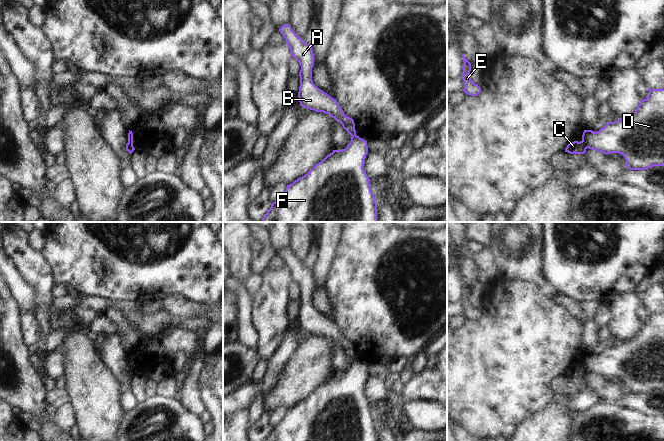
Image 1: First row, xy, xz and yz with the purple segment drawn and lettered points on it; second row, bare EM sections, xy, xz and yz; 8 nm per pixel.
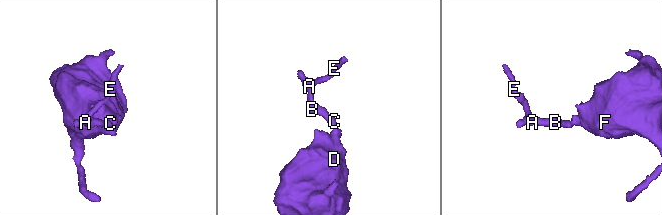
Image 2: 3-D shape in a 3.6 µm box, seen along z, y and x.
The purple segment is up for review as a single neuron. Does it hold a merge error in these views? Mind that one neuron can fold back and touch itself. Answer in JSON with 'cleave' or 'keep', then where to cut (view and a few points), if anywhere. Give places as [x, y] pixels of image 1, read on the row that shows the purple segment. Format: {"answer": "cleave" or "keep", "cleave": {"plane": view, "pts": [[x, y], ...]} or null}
{"answer": "cleave", "cleave": {"plane": "yz", "pts": [[581, 141], [586, 148]]}}

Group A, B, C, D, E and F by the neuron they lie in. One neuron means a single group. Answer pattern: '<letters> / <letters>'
A B C E / D F

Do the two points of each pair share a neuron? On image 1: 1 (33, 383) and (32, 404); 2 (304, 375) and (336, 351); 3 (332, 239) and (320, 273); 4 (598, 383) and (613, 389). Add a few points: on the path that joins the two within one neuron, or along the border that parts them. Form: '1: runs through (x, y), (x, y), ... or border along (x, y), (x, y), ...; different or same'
1: runs through (32, 388), (32, 399); same
2: border along (331, 342), (330, 366), (333, 371); different
3: runs through (326, 247), (324, 260), (321, 265); same
4: runs through (602, 386), (605, 389), (609, 389); same

